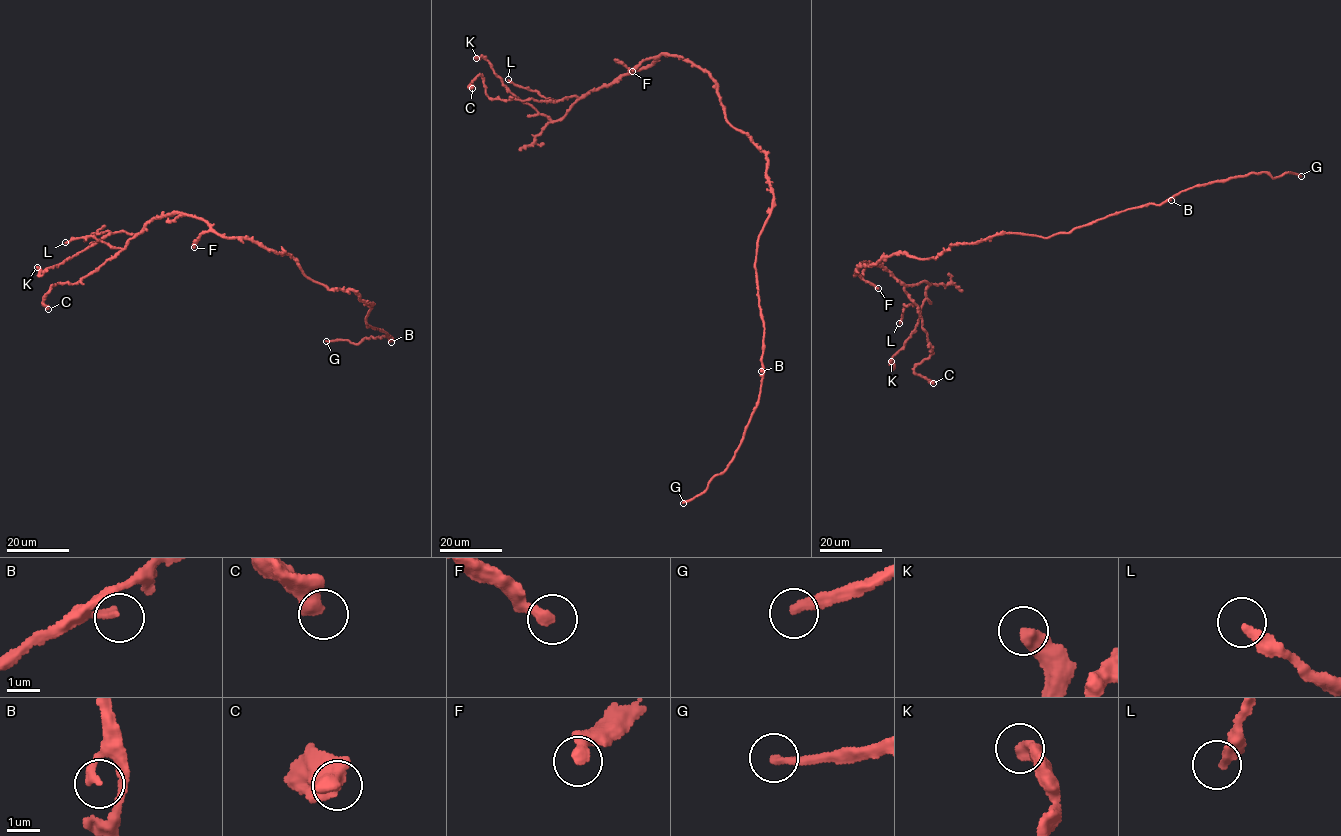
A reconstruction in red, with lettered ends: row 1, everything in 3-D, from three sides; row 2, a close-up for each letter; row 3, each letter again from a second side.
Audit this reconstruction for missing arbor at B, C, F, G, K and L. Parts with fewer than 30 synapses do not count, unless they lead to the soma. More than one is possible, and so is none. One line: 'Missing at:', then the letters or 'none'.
Missing at: G

